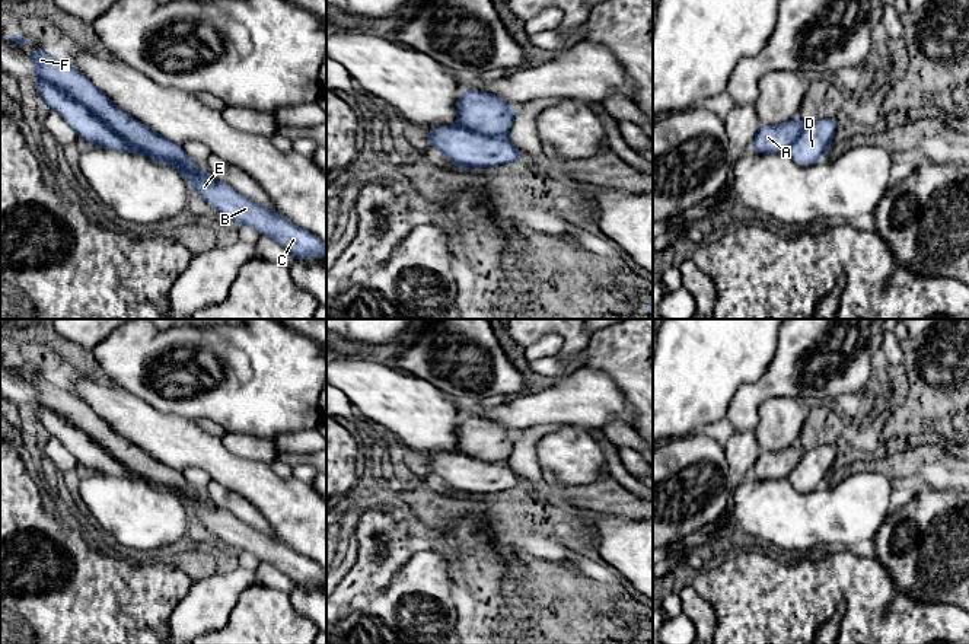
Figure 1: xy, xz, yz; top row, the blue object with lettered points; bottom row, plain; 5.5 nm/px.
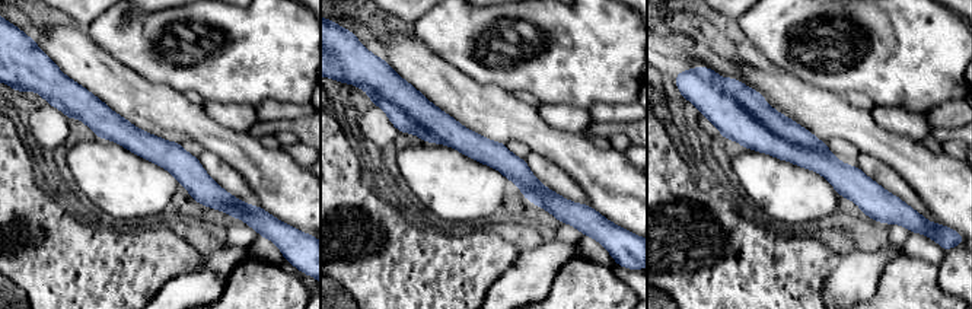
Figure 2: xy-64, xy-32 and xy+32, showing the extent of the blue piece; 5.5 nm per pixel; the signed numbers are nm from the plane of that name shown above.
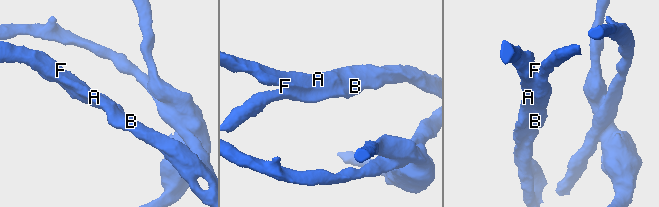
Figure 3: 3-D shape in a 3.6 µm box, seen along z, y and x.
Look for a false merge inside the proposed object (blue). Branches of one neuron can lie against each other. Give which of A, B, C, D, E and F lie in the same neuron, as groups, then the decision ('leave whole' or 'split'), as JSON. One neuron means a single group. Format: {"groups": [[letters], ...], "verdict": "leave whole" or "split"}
{"groups": [["A", "B", "C", "D", "E", "F"]], "verdict": "leave whole"}

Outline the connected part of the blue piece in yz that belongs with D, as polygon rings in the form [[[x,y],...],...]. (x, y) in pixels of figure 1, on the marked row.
[[[797,115],[778,125],[759,124],[750,149],[761,154],[787,152],[797,165],[810,166],[828,154],[835,131],[836,117],[803,124]]]

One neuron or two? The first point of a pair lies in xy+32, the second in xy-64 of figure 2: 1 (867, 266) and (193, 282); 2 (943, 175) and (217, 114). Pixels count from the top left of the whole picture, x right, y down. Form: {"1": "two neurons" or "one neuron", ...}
{"1": "one neuron", "2": "two neurons"}

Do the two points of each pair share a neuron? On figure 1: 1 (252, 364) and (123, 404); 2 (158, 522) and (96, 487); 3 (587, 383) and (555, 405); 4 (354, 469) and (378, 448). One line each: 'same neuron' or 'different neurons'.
1: different neurons
2: same neuron
3: same neuron
4: different neurons

